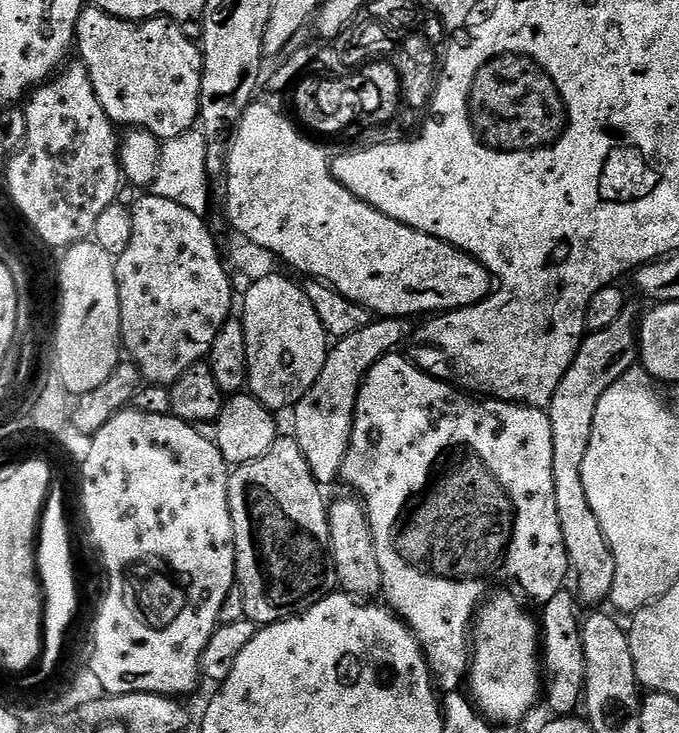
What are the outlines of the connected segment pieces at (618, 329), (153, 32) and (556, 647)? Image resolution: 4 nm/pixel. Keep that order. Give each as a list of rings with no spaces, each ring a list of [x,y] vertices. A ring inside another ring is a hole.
[[[625,310],[614,326],[606,326],[606,330],[588,332],[580,344],[574,362],[570,362],[570,370],[562,378],[558,390],[554,390],[554,398],[546,409],[550,418],[550,430],[554,438],[554,506],[558,506],[558,526],[562,526],[562,542],[566,542],[568,567],[571,579],[576,579],[575,595],[579,603],[600,606],[612,594],[614,584],[614,554],[606,542],[606,534],[602,534],[602,526],[598,526],[598,518],[594,518],[594,510],[590,510],[590,498],[586,498],[586,486],[582,486],[582,462],[586,460],[586,446],[590,446],[590,434],[594,426],[594,410],[598,410],[598,398],[622,374],[629,372],[638,360],[638,316],[632,310]]]
[[[88,6],[78,18],[75,47],[78,49],[79,63],[84,64],[90,74],[94,94],[98,94],[102,110],[106,110],[113,124],[124,130],[149,132],[161,142],[186,134],[197,127],[200,119],[204,54],[201,45],[193,37],[186,35],[179,23],[167,18],[139,22],[119,20]]]
[[[566,588],[555,592],[541,607],[541,659],[544,698],[555,715],[571,715],[579,707],[584,686],[585,651],[582,650],[580,616],[576,614],[575,595]]]

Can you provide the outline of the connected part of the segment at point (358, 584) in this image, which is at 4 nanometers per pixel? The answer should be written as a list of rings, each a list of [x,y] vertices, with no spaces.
[[[355,495],[344,496],[328,504],[328,555],[330,568],[336,572],[339,591],[353,598],[372,598],[381,591],[378,554],[369,530],[368,514]]]

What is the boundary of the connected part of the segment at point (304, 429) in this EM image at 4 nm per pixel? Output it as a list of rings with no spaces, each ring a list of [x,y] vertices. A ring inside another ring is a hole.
[[[376,318],[358,330],[358,334],[336,340],[328,349],[326,366],[322,366],[318,382],[314,382],[308,393],[295,404],[291,413],[291,431],[317,484],[327,486],[332,479],[337,479],[348,452],[348,439],[352,436],[352,419],[356,416],[360,384],[383,356],[393,355],[399,349],[396,347],[409,339],[410,332],[404,329],[404,324],[400,318]]]

